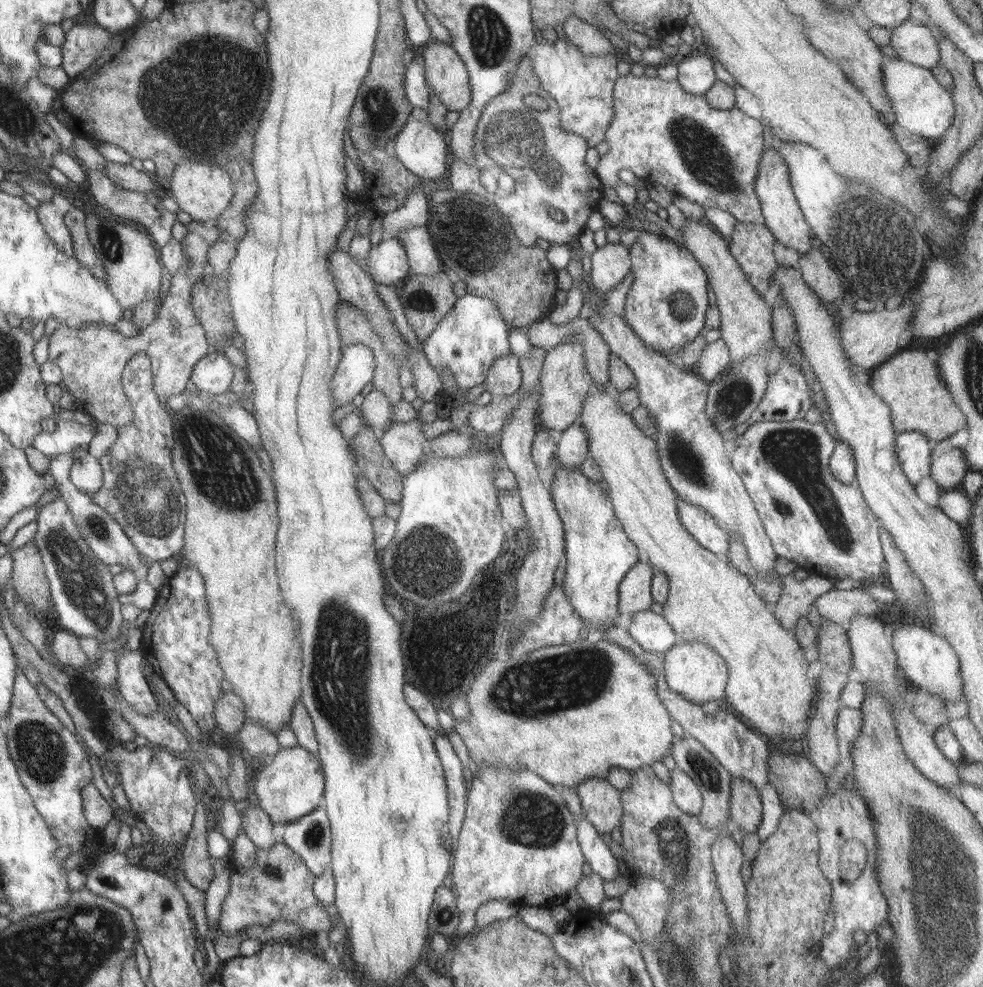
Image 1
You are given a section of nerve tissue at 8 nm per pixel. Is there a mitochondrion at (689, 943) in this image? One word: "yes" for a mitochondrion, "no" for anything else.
yes

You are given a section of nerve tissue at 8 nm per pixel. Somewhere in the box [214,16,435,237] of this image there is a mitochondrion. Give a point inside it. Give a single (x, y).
(380, 114)

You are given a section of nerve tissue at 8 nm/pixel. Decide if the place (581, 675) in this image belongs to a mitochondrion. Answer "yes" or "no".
yes

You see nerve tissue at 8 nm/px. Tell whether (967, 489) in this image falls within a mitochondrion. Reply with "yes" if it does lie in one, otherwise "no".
no

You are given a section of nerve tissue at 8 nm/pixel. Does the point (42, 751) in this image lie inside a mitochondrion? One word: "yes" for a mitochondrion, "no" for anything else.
yes

